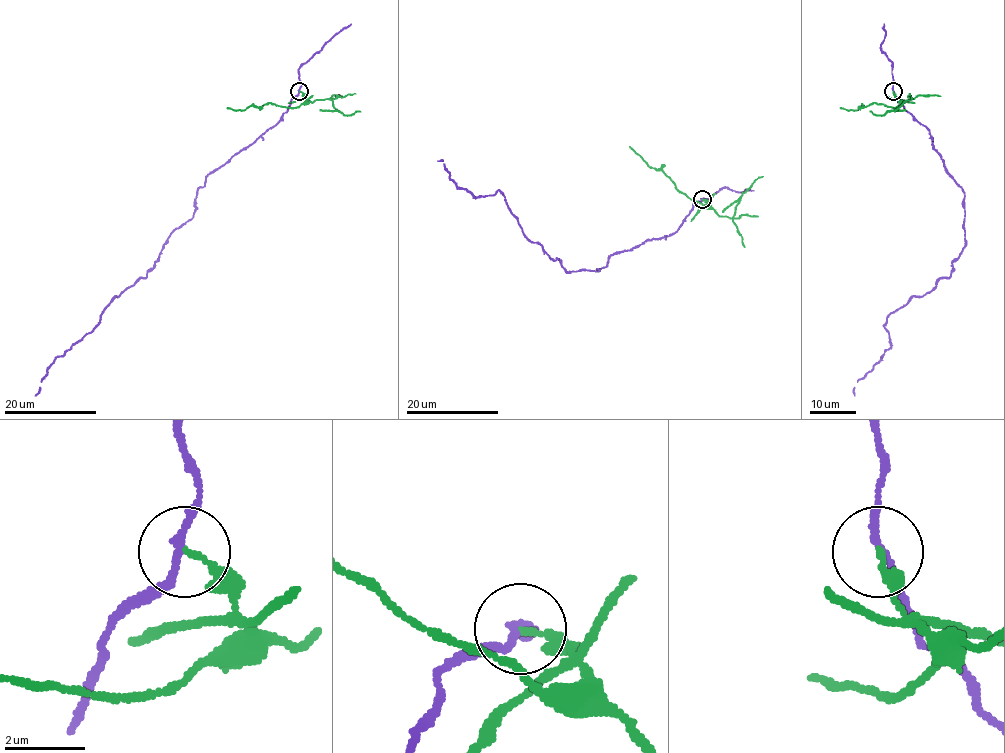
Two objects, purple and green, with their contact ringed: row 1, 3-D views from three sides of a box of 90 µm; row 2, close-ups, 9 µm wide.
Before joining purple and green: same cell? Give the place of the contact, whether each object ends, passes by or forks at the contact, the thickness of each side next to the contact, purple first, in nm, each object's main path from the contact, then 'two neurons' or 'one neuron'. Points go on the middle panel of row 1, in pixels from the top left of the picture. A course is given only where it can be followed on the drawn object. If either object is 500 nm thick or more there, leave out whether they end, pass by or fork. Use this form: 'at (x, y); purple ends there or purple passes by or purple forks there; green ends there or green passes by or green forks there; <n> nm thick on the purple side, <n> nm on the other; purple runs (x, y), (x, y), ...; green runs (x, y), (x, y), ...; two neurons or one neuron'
at (702, 199); purple passes by; green ends there; 160 nm thick on the purple side, 140 nm on the other; purple runs (702, 199), (668, 236), (615, 252), (600, 269), (568, 272), (524, 235), (502, 194), (474, 197), (437, 160); green runs (702, 199), (709, 204), (695, 202), (679, 191), (662, 171), (647, 164), (629, 147); two neurons

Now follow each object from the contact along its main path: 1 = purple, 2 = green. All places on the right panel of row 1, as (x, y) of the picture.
1: (893, 91), (930, 131), (963, 190), (965, 244), (948, 277), (887, 318), (891, 347), (857, 381), (854, 395)
2: (893, 91), (899, 104), (895, 107), (872, 102), (857, 109), (840, 108)

